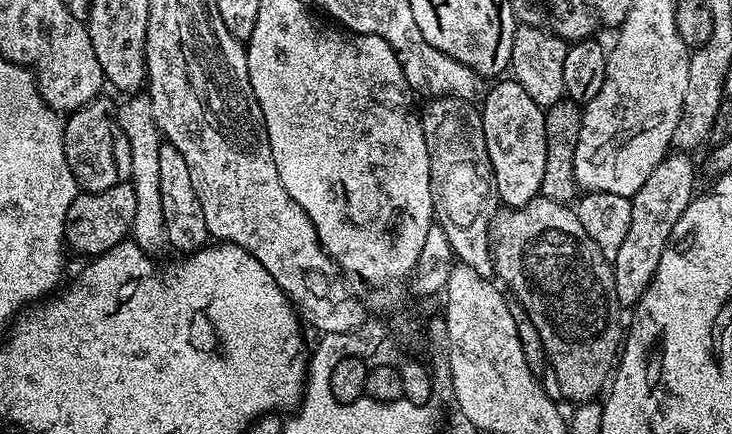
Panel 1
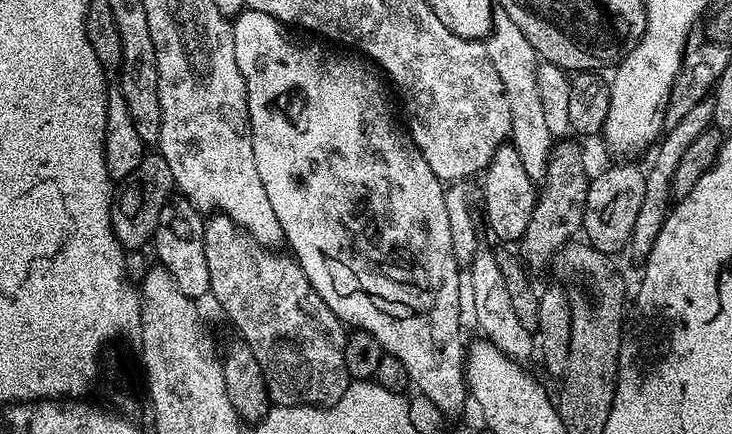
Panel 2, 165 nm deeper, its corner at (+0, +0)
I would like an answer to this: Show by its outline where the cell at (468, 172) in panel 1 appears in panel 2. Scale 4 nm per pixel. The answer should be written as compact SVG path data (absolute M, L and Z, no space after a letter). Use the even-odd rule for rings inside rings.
M477 247L471 264L466 268L466 288L472 291L472 312L476 315L476 324L481 328L483 339L488 340L498 350L502 350L511 360L525 362L533 359L534 336L533 333L518 322L514 314L514 306L510 302L510 294L506 294L506 281L502 278L502 270L498 270L496 252L493 249Z

